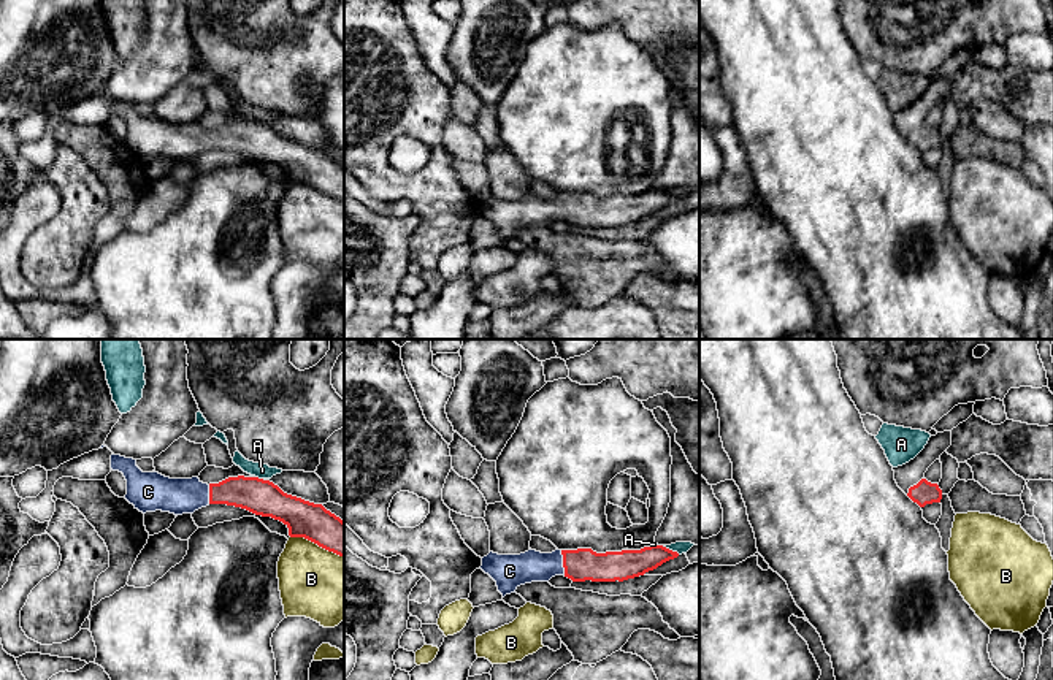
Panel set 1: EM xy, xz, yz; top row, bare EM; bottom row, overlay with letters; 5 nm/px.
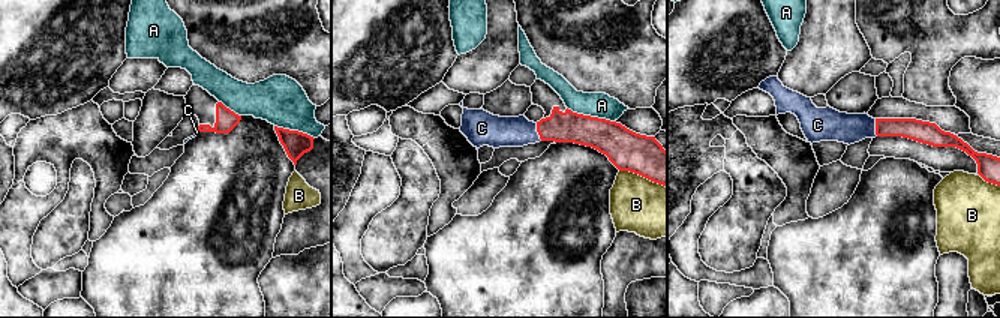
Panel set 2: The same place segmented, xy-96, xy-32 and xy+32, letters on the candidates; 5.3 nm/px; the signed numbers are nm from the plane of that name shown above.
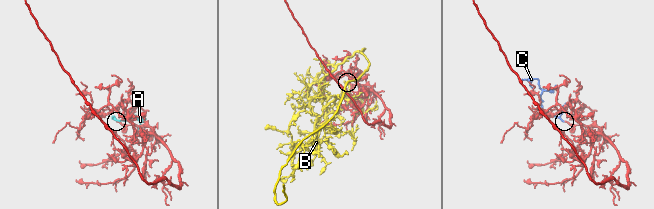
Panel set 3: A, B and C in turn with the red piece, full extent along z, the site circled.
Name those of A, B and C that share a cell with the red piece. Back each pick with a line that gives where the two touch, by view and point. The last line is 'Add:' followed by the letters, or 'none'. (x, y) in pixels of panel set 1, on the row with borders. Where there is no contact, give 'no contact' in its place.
C: contact xz (563, 563)
Add: C

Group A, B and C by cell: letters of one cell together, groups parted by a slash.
A / B / C

